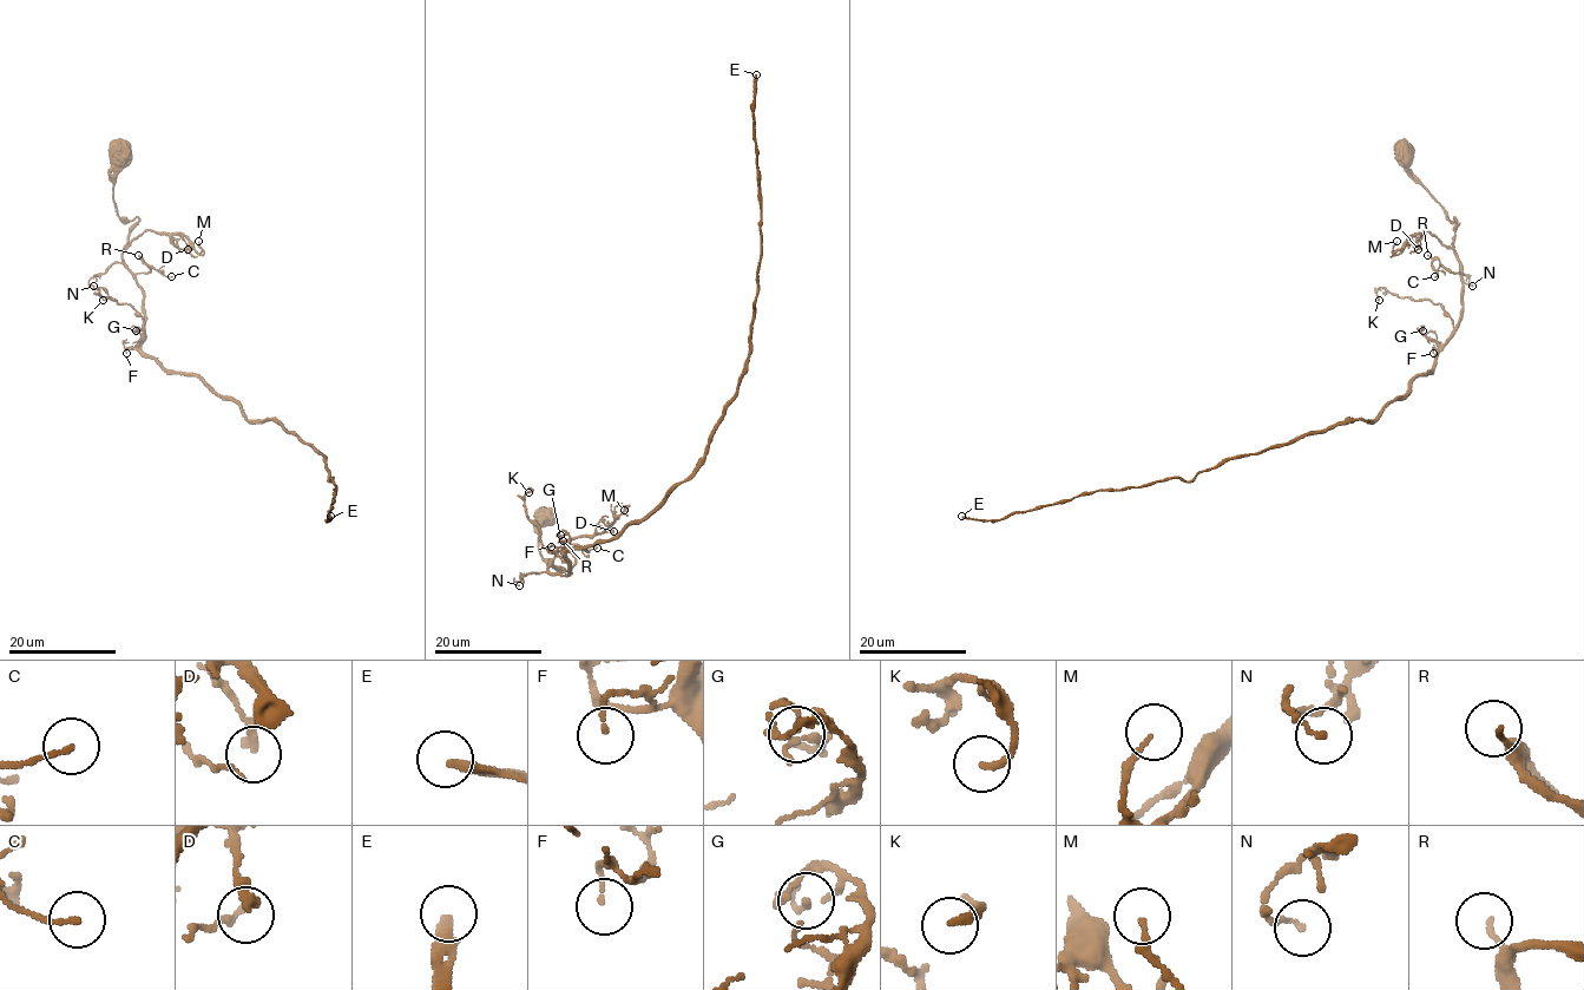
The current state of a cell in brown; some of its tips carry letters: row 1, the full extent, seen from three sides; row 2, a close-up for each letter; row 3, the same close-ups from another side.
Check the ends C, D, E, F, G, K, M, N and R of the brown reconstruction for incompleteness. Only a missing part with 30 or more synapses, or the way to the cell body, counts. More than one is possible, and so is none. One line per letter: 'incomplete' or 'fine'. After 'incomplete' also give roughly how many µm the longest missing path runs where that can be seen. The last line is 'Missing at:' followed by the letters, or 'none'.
C: fine
D: fine
E: incomplete | 180 µm
F: fine
G: fine
K: fine
M: fine
N: fine
R: fine
Missing at: E

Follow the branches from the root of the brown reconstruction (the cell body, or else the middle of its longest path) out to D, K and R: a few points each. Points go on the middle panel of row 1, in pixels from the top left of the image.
D: (541, 518), (538, 520), (539, 552), (558, 569), (551, 559), (572, 539), (613, 531)
K: (541, 518), (539, 552), (559, 569), (550, 566), (551, 572), (569, 575), (527, 515), (528, 492)
R: (541, 518), (539, 552), (559, 569), (550, 566), (551, 572), (563, 572), (574, 563), (563, 541)

